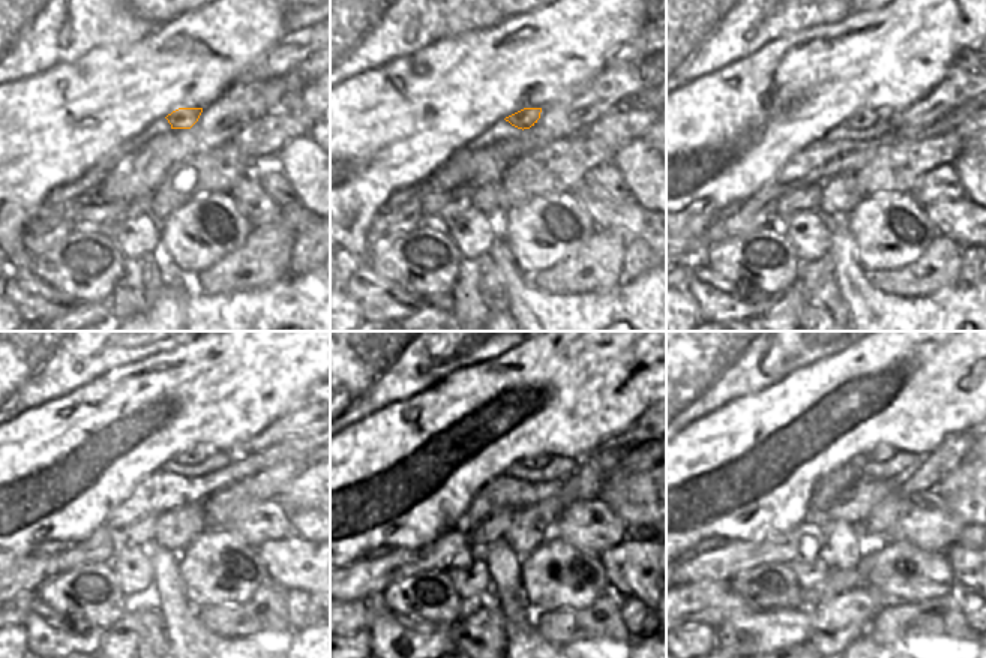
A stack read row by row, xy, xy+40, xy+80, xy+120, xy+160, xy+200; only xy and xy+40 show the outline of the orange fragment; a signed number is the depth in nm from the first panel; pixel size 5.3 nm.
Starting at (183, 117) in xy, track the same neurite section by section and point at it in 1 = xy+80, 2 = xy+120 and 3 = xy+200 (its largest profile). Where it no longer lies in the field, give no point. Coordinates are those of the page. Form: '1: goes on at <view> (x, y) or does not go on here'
1: goes on at xy+80 (865, 119)
2: goes on at xy+120 (197, 454)
3: goes on at xy+200 (883, 453)

